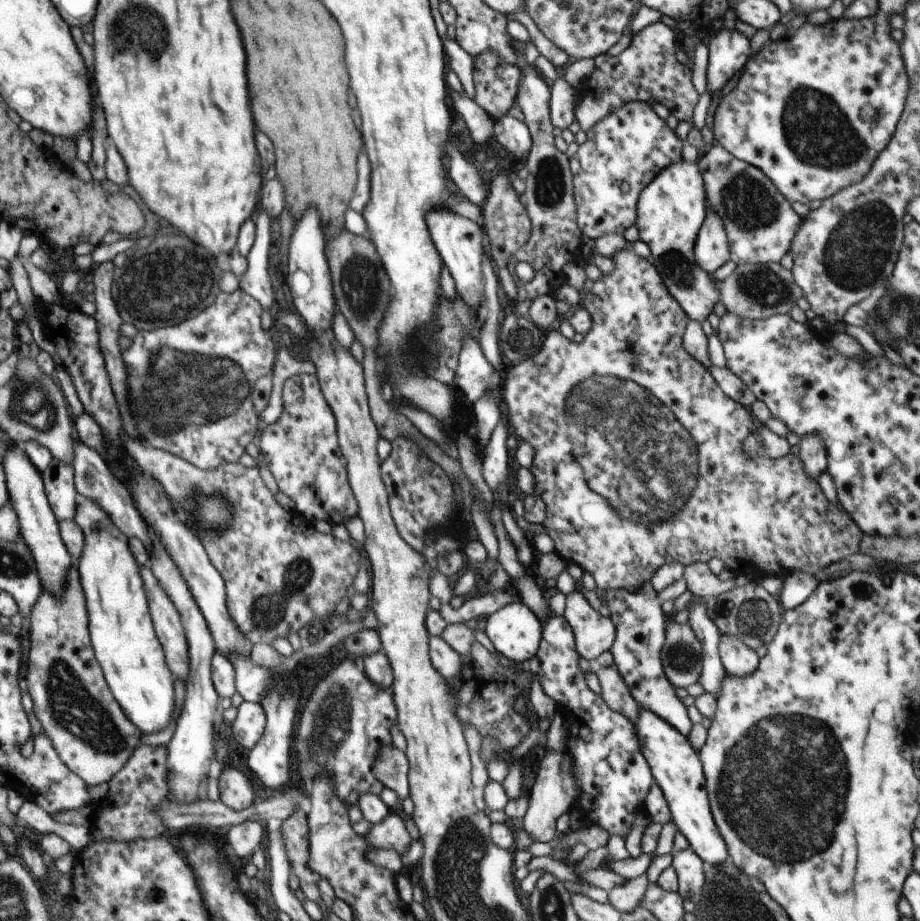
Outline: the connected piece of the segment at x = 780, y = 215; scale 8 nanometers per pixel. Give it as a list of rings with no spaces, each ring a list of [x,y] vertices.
[[[720,144],[707,147],[695,163],[702,173],[708,208],[723,218],[731,260],[738,265],[780,262],[782,257],[790,252],[793,238],[802,220],[801,216],[792,209],[791,202],[759,168],[738,160]]]

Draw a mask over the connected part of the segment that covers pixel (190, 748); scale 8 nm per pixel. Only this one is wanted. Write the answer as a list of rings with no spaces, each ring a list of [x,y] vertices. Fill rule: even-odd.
[[[152,532],[152,542],[149,550],[151,556],[148,567],[160,582],[166,594],[181,613],[181,619],[185,627],[185,636],[189,643],[189,675],[185,682],[186,696],[178,726],[174,732],[174,738],[168,744],[168,786],[174,792],[176,800],[182,802],[194,802],[198,798],[198,784],[208,774],[208,766],[214,756],[214,744],[212,744],[212,726],[214,726],[214,714],[220,704],[216,696],[216,686],[212,679],[212,658],[216,652],[213,635],[210,632],[208,621],[205,619],[201,608],[198,608],[193,593],[190,592],[188,581],[182,576],[181,568],[170,556],[165,545],[160,539],[156,539]]]

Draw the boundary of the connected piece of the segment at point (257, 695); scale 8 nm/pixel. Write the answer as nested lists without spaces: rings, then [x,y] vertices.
[[[231,653],[228,658],[235,668],[235,687],[244,701],[260,702],[272,682],[271,670],[254,665],[250,658]]]

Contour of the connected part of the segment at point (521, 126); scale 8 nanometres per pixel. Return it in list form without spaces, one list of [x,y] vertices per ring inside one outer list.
[[[504,115],[493,124],[494,138],[514,154],[515,164],[524,165],[529,150],[532,148],[532,137],[525,122],[520,122],[510,115]]]

